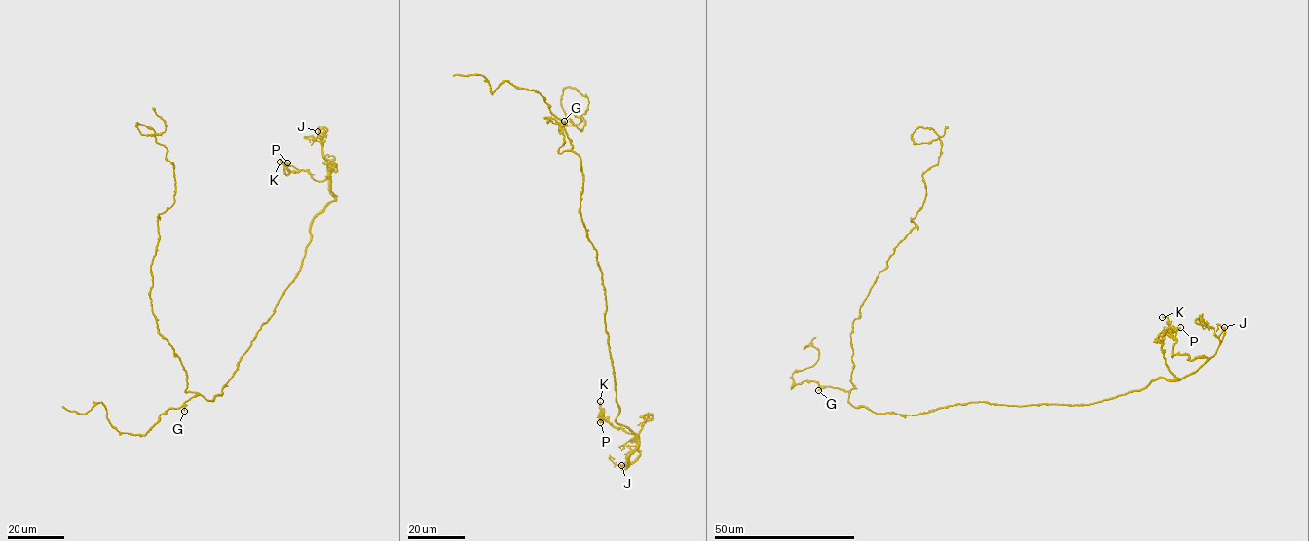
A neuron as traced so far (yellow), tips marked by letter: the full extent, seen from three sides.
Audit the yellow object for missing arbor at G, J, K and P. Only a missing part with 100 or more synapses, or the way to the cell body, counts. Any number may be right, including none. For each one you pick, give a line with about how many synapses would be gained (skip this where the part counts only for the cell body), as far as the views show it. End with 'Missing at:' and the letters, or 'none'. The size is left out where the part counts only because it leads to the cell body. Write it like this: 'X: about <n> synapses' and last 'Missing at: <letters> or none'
Missing at: J

